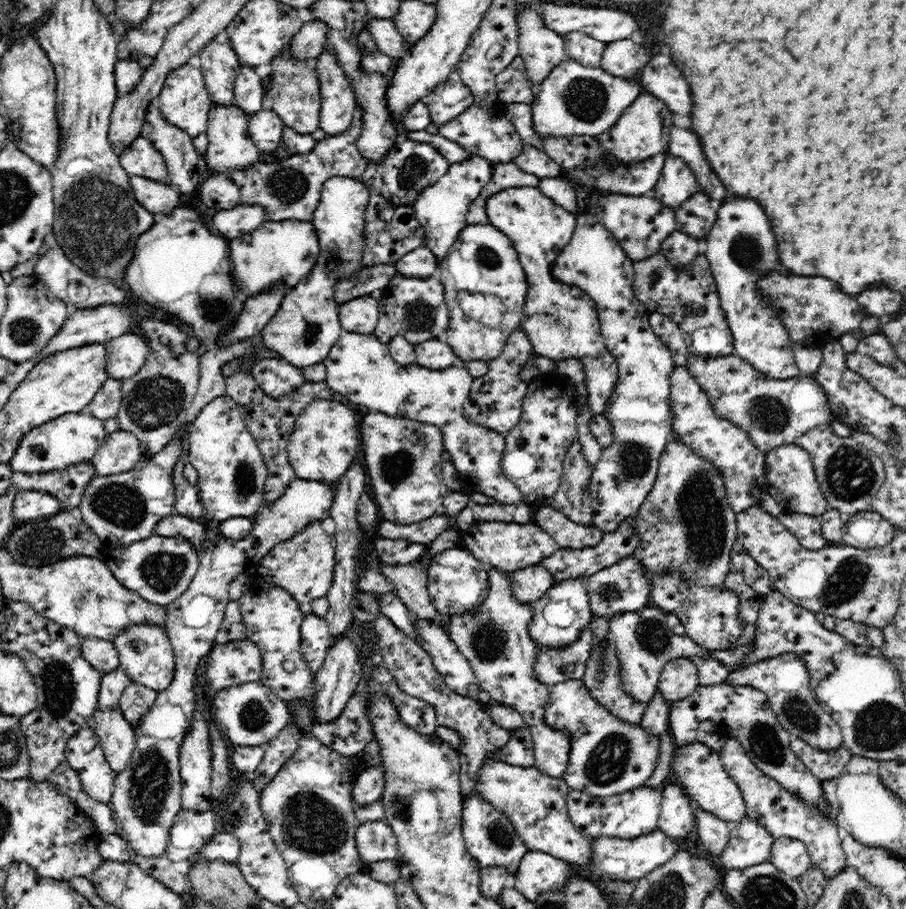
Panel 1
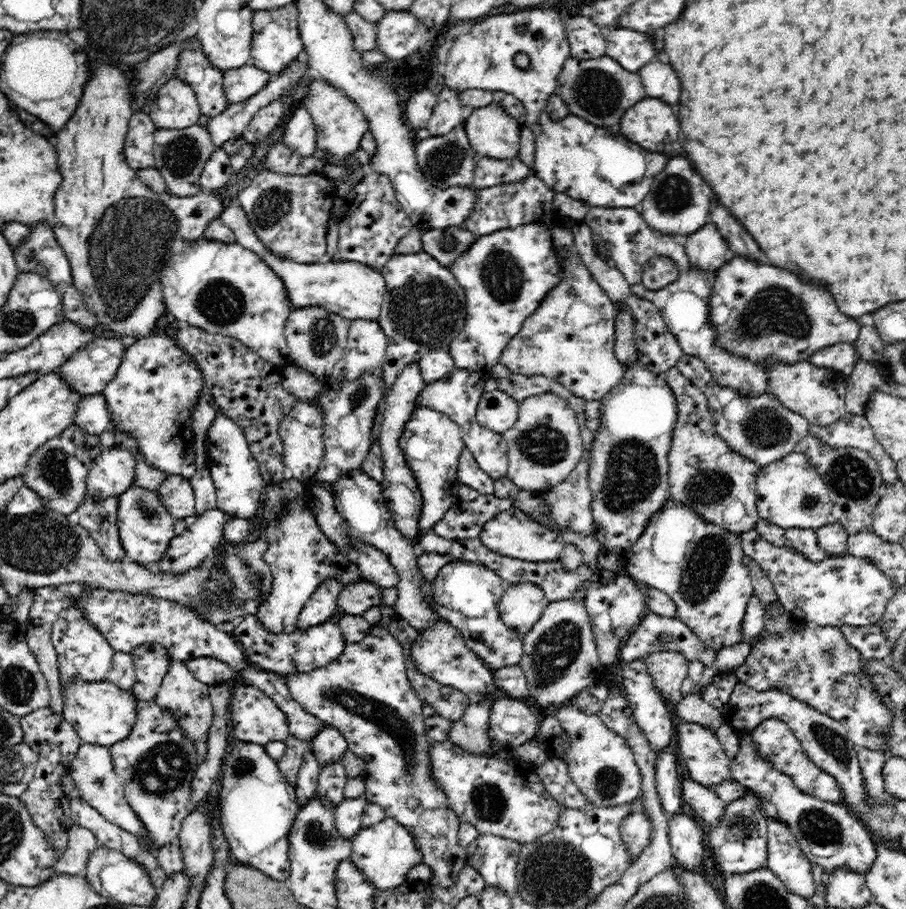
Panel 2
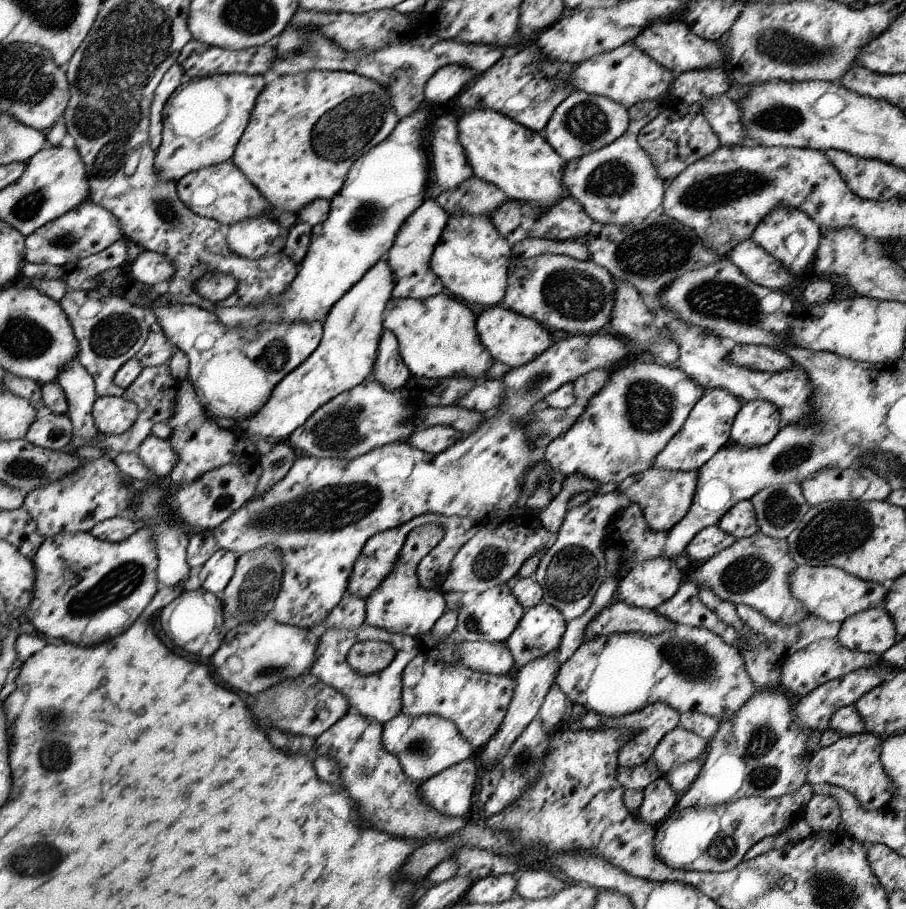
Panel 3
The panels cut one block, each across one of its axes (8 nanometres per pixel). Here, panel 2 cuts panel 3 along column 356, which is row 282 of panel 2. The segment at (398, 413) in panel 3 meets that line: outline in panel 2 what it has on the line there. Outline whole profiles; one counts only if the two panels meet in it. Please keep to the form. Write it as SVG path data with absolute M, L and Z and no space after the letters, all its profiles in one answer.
M426 251L396 253L382 267L387 292L378 322L389 339L381 364L386 392L408 364L417 363L427 352L449 350L452 340L461 334L467 318L467 301L463 288L451 269Z

